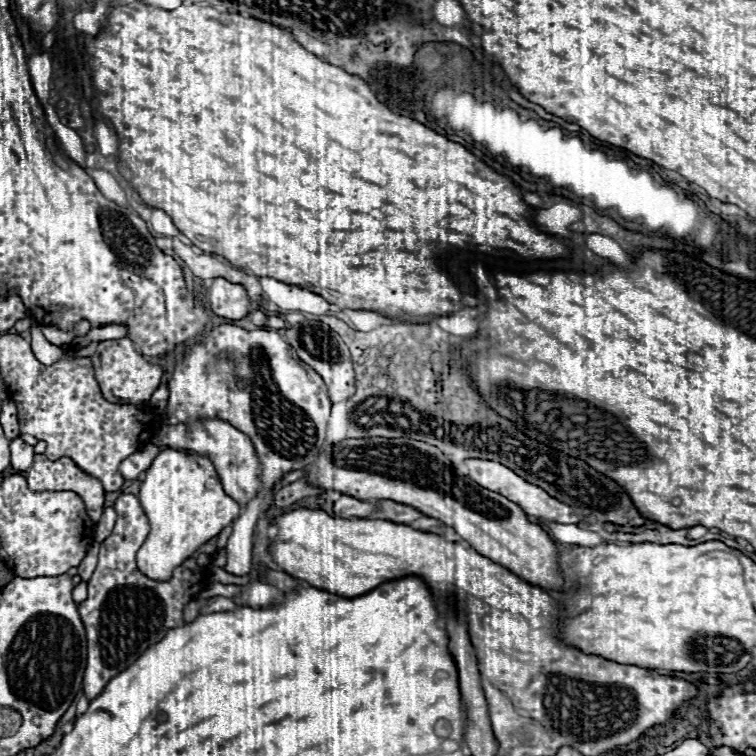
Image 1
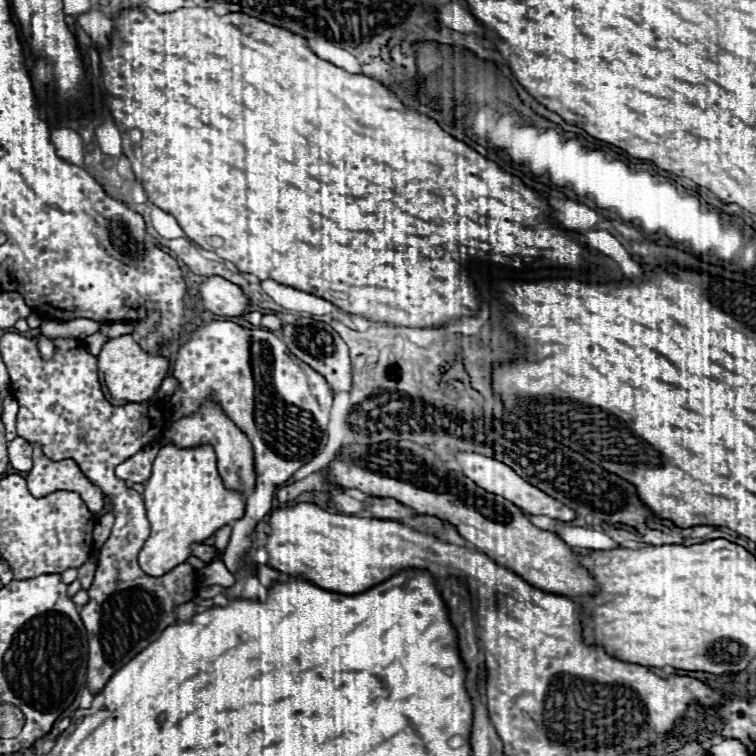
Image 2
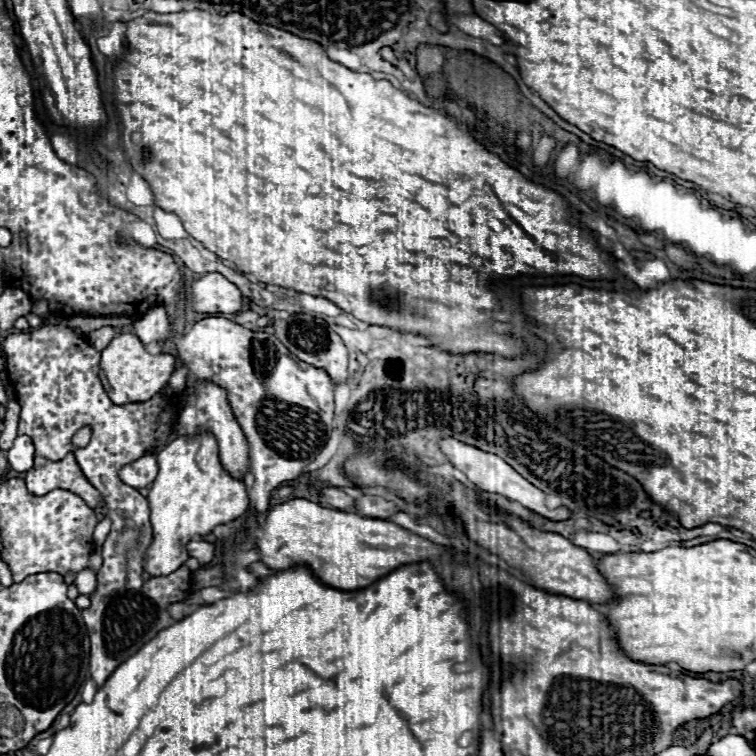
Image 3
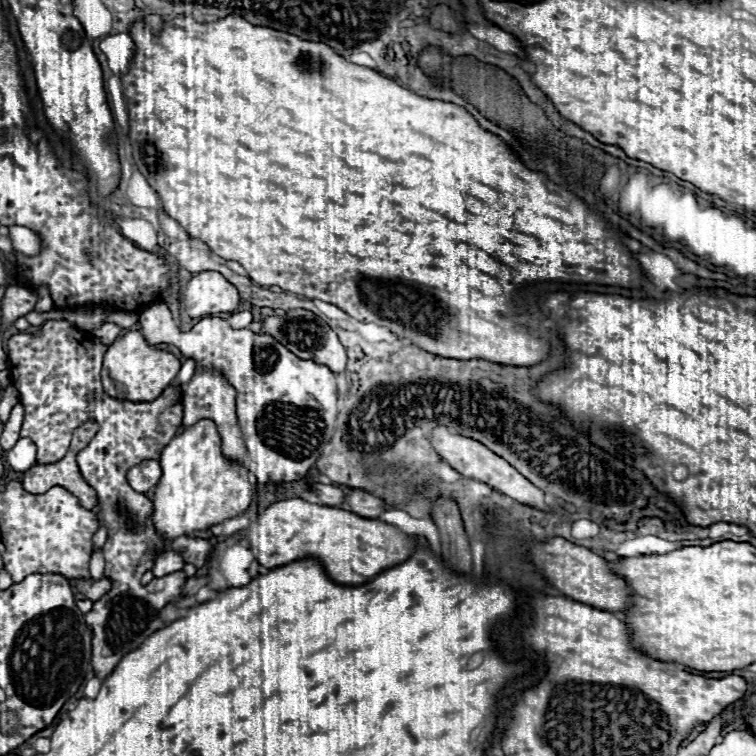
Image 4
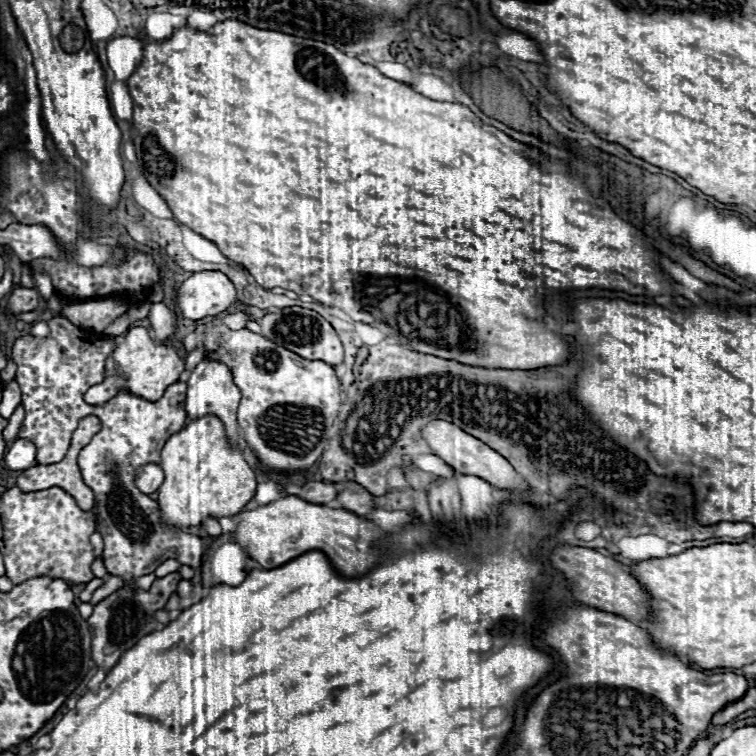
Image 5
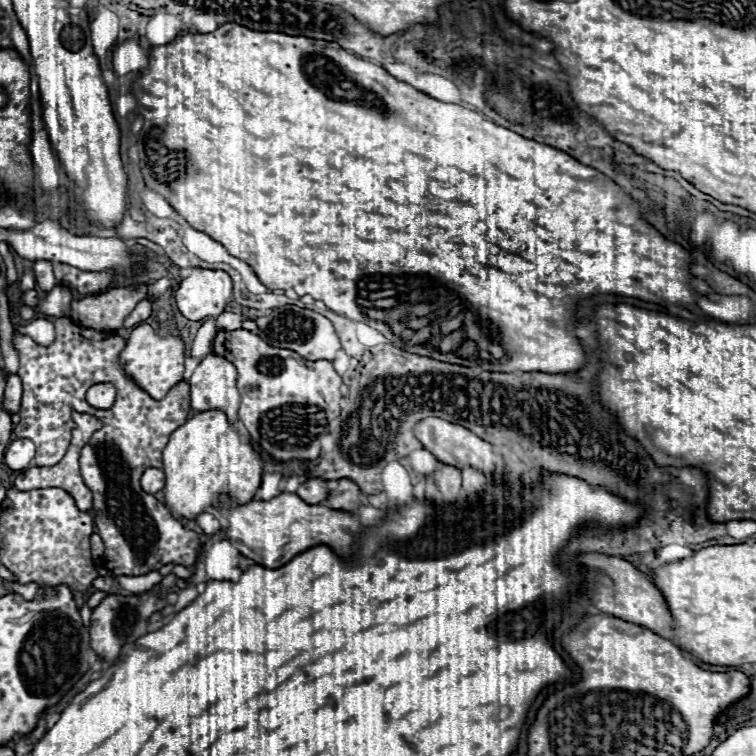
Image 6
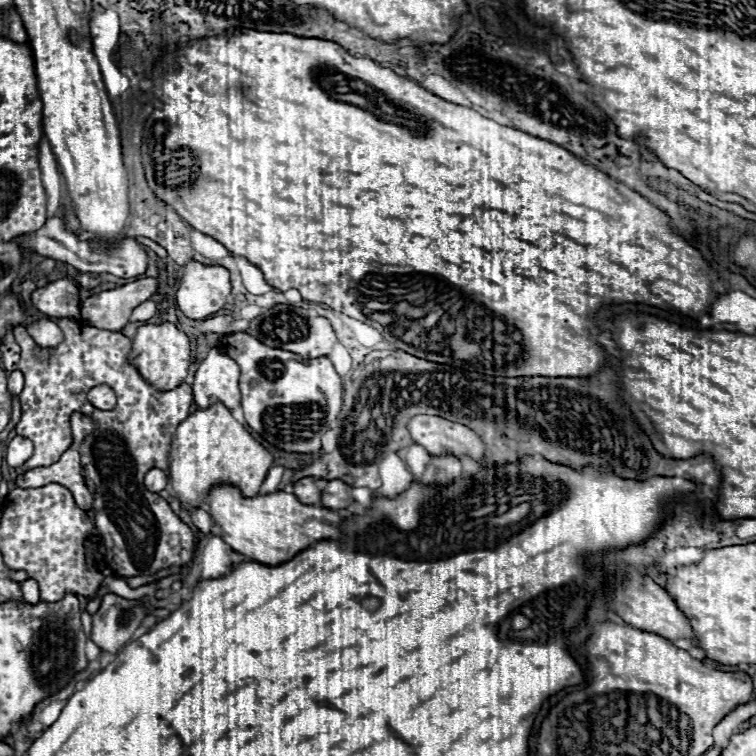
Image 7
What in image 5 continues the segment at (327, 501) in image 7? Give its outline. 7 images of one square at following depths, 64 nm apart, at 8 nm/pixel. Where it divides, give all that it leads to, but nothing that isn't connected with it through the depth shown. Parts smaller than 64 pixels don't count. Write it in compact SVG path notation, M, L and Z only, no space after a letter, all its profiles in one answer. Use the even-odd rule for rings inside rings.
M340 482L340 484L336 484L336 488L338 488L338 496L332 502L332 506L344 508L344 510L354 512L358 516L364 516L364 514L368 514L370 510L376 508L372 504L372 494L366 492L360 484L356 484L356 482Z

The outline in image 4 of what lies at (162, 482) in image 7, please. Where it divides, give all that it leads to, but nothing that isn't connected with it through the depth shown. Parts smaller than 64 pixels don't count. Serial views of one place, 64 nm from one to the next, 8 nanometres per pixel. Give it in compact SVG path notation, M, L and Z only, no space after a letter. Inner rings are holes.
M152 460L152 468L144 468L140 464L128 470L128 482L138 492L150 492L160 482L160 476L162 476L160 464L156 464L154 460Z

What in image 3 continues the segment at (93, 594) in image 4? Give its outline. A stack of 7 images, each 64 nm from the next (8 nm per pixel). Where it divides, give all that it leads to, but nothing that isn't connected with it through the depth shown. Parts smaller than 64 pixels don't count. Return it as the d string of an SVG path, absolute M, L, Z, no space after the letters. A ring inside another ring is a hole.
M90 570L78 572L74 584L76 584L78 592L84 594L84 596L92 596L92 594L96 592L96 588L98 588L98 580L96 580L96 576L94 576Z

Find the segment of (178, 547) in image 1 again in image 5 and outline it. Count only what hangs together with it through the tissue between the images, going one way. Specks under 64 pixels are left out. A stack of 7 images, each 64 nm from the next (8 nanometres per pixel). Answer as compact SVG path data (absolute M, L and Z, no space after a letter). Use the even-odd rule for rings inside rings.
M206 414L172 434L162 448L164 484L158 488L162 520L170 526L200 526L206 516L234 516L256 494L256 470L244 460L244 450L232 446L218 416ZM170 558L170 560L166 560L166 562L162 562L162 564L160 564L158 568L156 568L156 572L154 572L154 574L156 574L158 578L160 578L160 576L168 576L168 574L172 574L172 572L176 572L176 570L178 570L180 566L182 566L182 564L180 564L178 560L172 560L172 558Z

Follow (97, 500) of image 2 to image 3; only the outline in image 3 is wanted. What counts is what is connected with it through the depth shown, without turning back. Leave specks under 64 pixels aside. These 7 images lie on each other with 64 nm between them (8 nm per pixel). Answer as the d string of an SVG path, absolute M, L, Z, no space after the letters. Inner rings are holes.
M72 452L58 462L50 462L46 458L36 456L34 466L26 472L24 480L26 488L36 496L44 496L54 488L64 488L78 494L90 508L96 508L100 502L98 490L84 478Z

